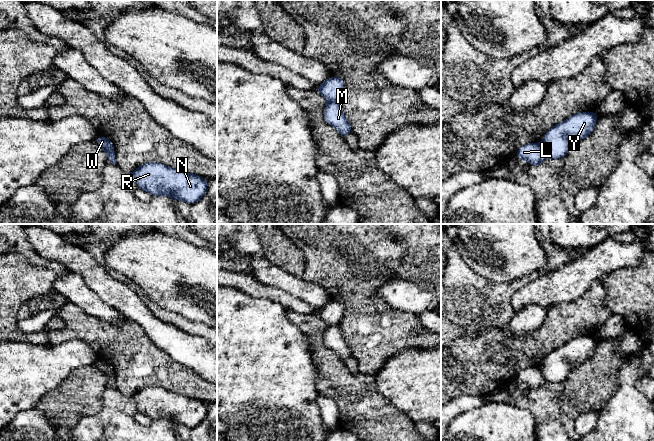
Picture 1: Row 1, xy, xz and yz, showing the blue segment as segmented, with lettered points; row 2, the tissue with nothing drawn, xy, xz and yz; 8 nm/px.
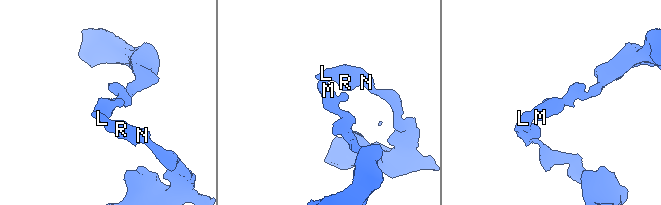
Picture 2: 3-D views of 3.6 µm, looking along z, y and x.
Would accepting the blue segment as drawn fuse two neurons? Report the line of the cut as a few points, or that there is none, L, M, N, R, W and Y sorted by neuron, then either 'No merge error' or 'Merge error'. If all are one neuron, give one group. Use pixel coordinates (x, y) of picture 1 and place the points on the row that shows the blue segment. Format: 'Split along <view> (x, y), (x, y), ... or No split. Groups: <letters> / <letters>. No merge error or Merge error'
Split along yz (539, 144), (545, 156). Groups: L N R / M W Y. Merge error

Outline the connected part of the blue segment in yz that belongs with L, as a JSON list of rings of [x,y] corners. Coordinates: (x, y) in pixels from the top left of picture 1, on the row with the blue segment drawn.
[[[527,143],[516,152],[518,160],[527,160],[530,166],[539,166],[545,159],[545,155],[537,143]]]

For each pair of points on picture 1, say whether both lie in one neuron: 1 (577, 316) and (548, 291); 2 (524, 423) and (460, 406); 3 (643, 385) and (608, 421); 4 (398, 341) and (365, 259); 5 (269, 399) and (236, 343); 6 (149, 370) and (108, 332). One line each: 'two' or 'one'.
1: two
2: two
3: two
4: one
5: one
6: one

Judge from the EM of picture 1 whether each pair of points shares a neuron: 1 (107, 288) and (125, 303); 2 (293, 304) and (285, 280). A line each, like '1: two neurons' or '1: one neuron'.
1: one neuron
2: two neurons

